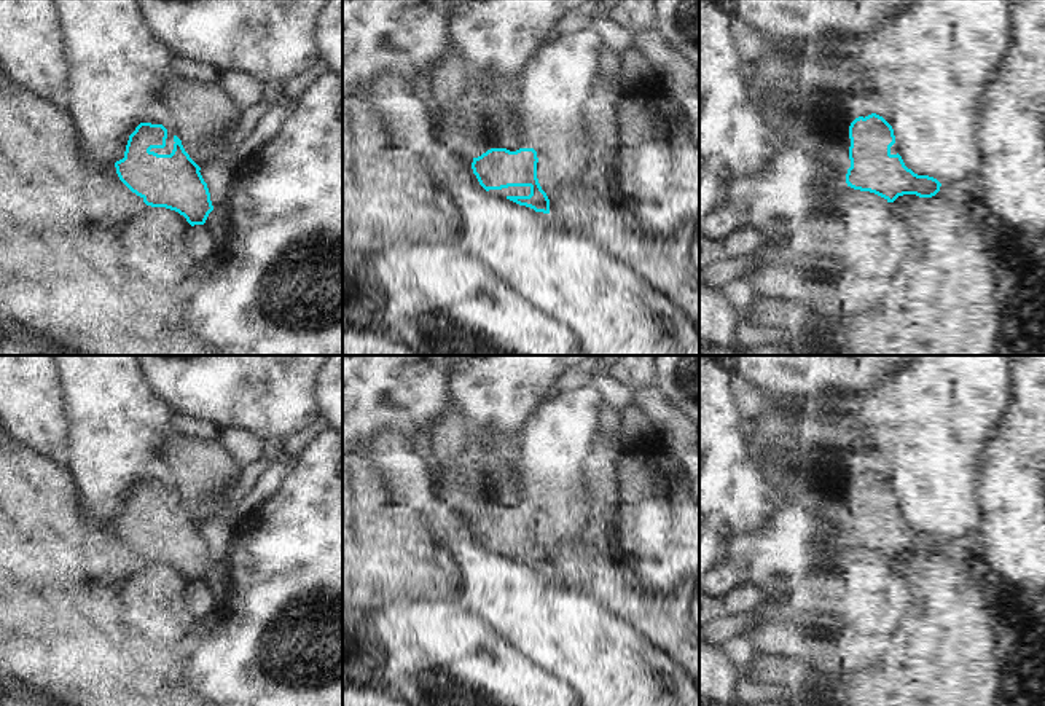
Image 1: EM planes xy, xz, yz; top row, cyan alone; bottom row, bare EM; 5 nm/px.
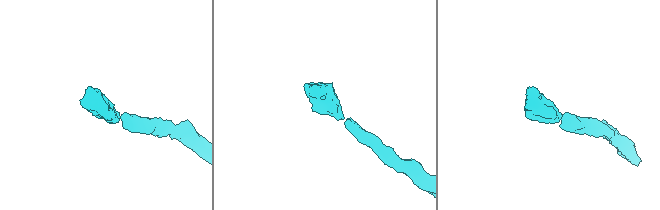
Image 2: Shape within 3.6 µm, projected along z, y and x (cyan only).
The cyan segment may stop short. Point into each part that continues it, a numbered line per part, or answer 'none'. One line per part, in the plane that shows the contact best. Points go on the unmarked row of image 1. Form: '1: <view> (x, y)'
1: xy (158, 470)

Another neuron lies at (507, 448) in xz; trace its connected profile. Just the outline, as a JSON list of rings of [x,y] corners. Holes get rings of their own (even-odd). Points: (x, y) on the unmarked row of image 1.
[[[484,430],[484,433],[489,438],[491,448],[500,457],[508,459],[515,465],[516,464],[516,459],[518,459],[518,449],[519,449],[519,438],[521,438],[521,435],[516,440],[513,440],[513,438],[497,437],[497,435],[494,435],[491,432],[486,432],[486,430]]]

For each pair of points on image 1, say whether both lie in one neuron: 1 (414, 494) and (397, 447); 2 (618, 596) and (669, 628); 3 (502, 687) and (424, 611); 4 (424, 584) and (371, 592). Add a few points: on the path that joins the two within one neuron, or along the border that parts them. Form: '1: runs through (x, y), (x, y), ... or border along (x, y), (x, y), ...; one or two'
1: runs through (411, 483), (397, 458); one
2: runs through (631, 596), (657, 615); one
3: runs through (483, 670), (443, 630); one
4: runs through (411, 584), (384, 584); one

